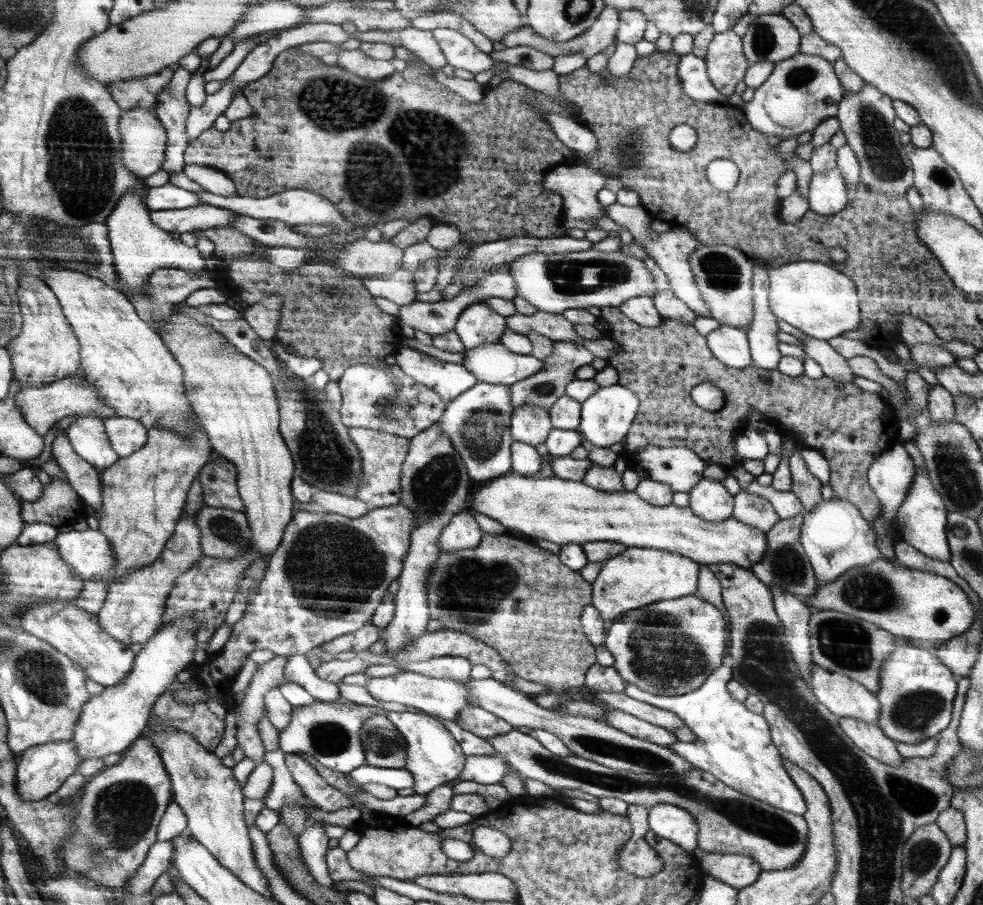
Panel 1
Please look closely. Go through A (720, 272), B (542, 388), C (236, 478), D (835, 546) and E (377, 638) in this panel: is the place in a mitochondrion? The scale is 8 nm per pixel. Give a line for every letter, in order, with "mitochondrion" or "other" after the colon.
A: mitochondrion
B: mitochondrion
C: other
D: other
E: other

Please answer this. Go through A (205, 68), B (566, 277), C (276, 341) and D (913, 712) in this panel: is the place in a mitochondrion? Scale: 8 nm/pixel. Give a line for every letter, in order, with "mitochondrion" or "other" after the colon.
A: other
B: mitochondrion
C: other
D: mitochondrion

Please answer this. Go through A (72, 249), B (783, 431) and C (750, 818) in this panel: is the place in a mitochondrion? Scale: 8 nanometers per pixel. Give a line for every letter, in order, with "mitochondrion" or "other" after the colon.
A: mitochondrion
B: other
C: mitochondrion

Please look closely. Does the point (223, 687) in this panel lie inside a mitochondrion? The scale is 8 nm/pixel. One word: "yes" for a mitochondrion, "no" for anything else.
no

